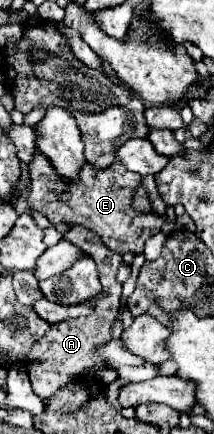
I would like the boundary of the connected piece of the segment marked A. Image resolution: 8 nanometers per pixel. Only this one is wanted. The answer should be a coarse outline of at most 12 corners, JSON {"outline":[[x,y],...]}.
{"outline":[[97,232],[63,238],[93,256],[103,288],[91,316],[51,326],[29,350],[33,392],[45,400],[101,364],[111,340],[123,256]]}

